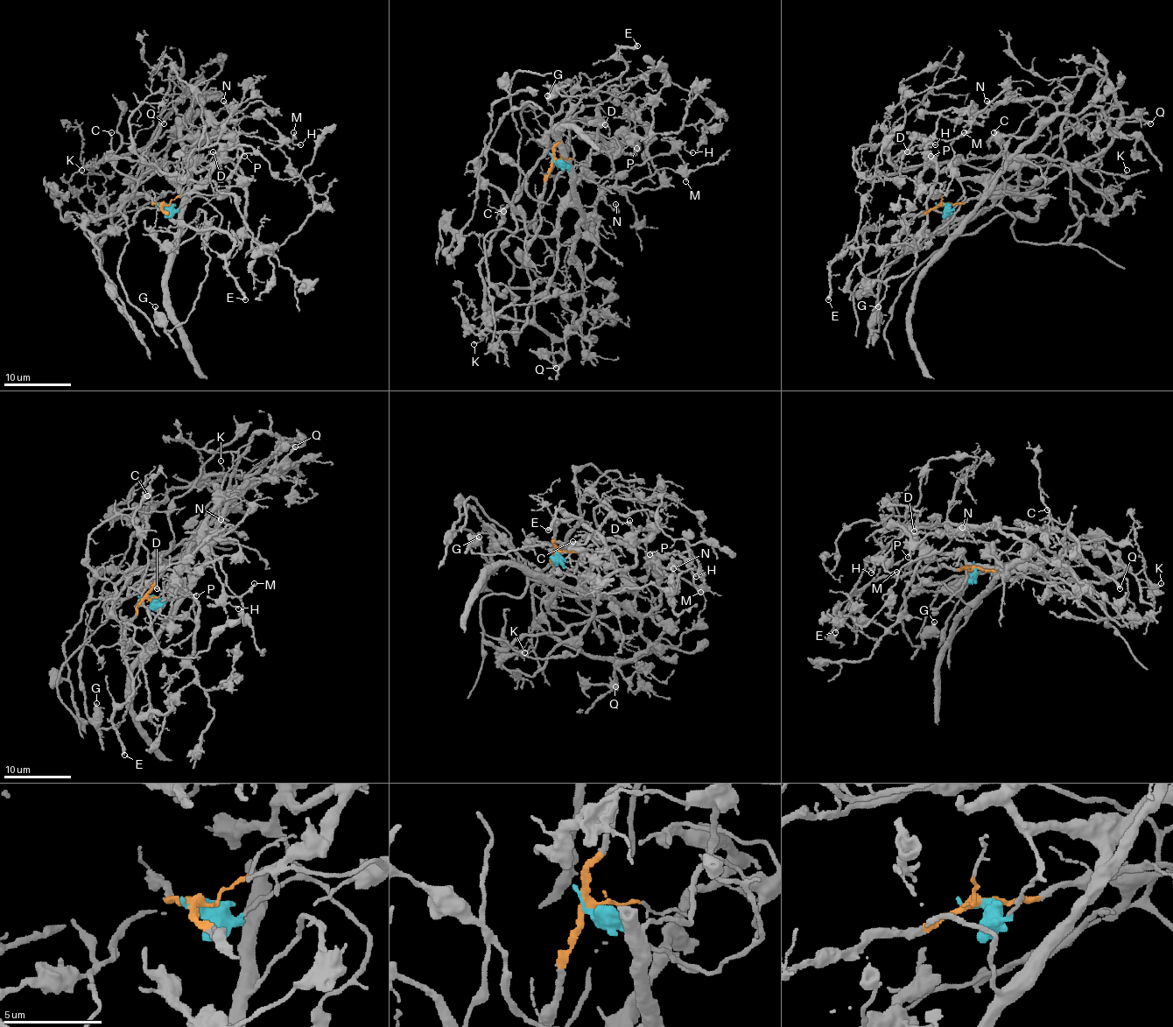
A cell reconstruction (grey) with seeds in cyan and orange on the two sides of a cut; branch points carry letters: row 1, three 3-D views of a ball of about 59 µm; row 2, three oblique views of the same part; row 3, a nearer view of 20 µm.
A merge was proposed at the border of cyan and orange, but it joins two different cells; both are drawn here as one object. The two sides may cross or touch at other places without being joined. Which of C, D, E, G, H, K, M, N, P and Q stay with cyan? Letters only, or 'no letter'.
D, G, H, M, N, P

